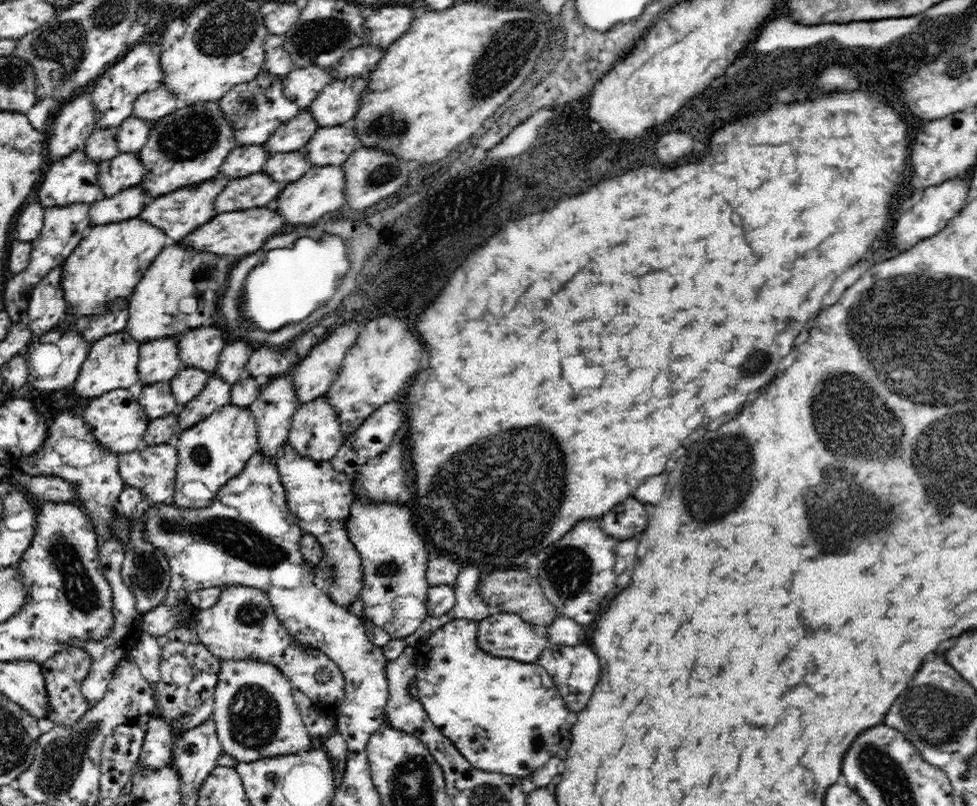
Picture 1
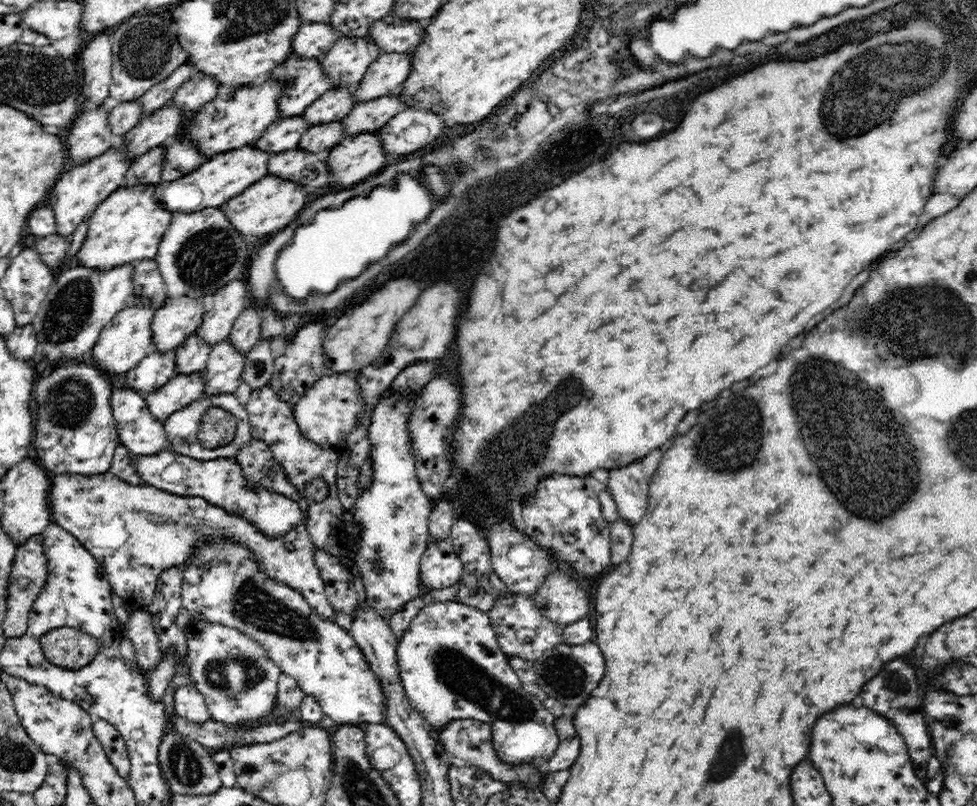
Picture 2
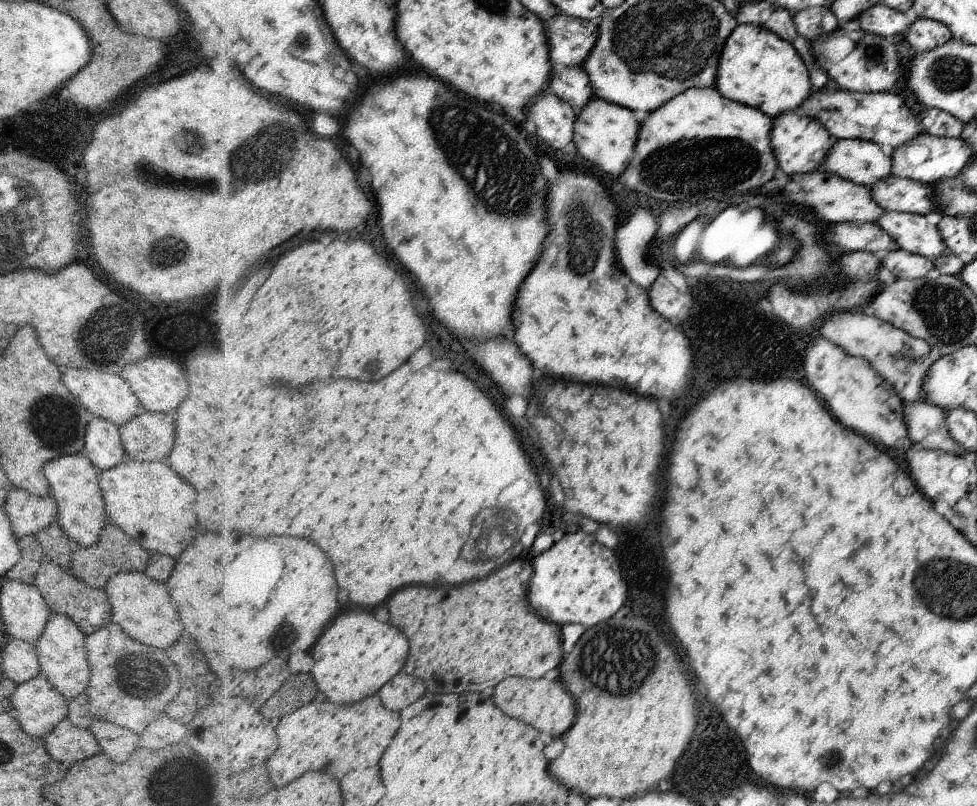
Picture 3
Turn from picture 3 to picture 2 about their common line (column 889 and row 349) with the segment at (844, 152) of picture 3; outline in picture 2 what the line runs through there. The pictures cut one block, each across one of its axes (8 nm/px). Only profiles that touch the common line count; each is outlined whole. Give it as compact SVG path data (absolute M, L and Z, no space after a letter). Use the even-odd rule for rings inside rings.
M202 298L167 299L152 318L152 349L160 354L176 352L199 328L205 312Z

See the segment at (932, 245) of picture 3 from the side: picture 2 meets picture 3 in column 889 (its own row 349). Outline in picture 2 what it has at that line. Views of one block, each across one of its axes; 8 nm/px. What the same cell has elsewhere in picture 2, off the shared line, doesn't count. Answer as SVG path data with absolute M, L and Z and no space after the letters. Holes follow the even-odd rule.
M227 339L214 344L207 360L207 368L202 371L205 394L234 394L243 382L243 358Z

